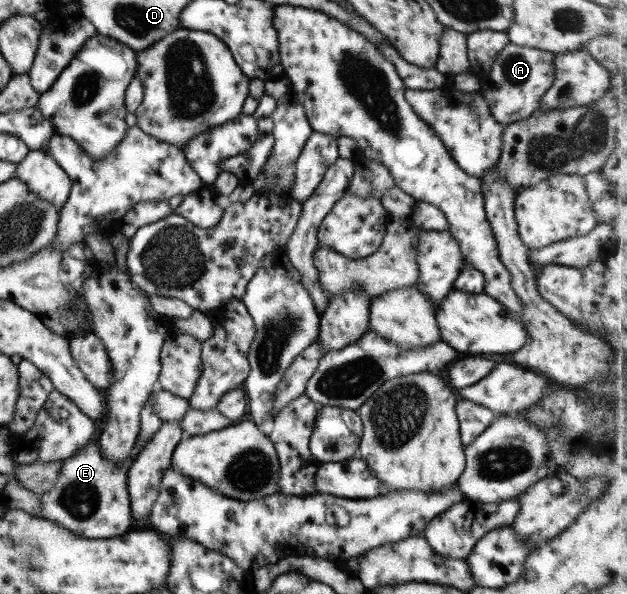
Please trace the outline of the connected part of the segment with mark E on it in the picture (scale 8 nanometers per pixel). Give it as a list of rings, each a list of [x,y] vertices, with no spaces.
[[[153,391],[140,413],[140,431],[132,449],[132,456],[117,465],[104,458],[97,441],[85,444],[85,447],[69,459],[65,459],[55,485],[49,492],[40,496],[41,517],[53,520],[72,533],[88,539],[120,537],[131,530],[133,511],[131,511],[131,499],[127,487],[129,466],[142,450],[140,445],[148,443],[162,424],[162,421],[152,412],[151,403],[153,403]]]

